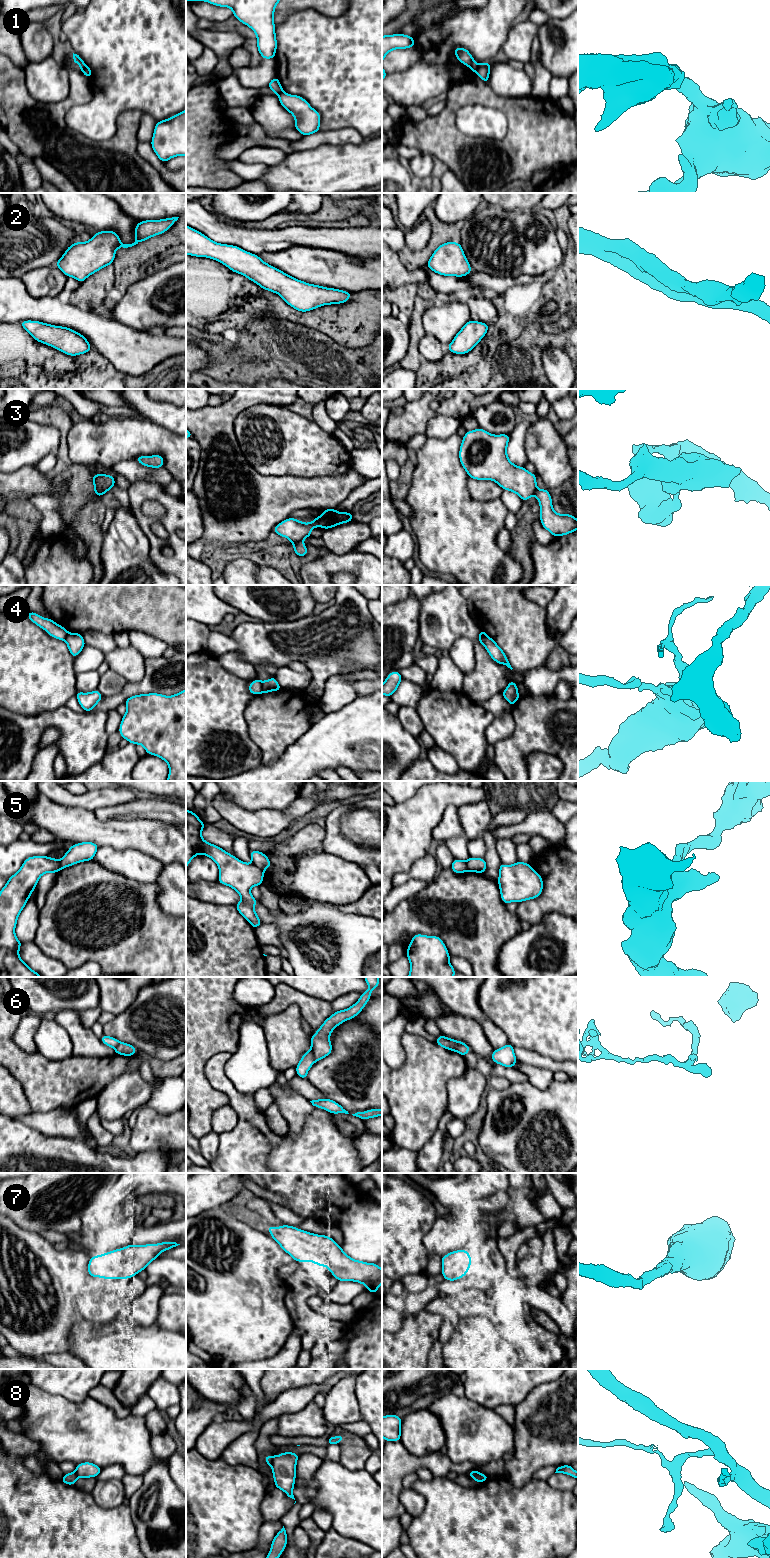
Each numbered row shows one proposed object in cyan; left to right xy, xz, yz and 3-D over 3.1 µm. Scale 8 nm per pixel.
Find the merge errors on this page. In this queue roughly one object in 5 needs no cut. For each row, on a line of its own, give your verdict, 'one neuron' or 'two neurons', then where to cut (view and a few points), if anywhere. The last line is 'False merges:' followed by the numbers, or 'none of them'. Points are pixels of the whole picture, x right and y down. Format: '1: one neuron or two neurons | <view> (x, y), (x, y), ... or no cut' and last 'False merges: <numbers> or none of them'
1: two neurons | yz (479, 65), (475, 72)
2: one neuron | no cut
3: two neurons | xz (301, 540), (294, 545)
4: two neurons | xz (261, 682), (262, 692)
5: two neurons | xz (252, 862), (263, 870)
6: two neurons | xz (310, 1050), (314, 1062)
7: one neuron | no cut
8: two neurons | xz (273, 1456), (270, 1465)
False merges: 1, 3, 4, 5, 6, 8

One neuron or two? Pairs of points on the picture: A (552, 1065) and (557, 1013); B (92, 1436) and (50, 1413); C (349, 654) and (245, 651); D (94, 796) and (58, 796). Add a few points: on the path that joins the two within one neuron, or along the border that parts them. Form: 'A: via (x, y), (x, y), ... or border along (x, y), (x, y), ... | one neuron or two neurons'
A: border along (530, 1050), (555, 1060), (567, 1061) | two neurons
B: via (82, 1432), (69, 1432), (60, 1423) | one neuron
C: via (323, 650), (271, 650) | one neuron
D: via (85, 799), (67, 799) | one neuron

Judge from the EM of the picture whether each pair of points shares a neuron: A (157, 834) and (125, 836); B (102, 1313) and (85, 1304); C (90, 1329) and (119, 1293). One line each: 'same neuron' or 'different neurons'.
A: same neuron
B: same neuron
C: same neuron

